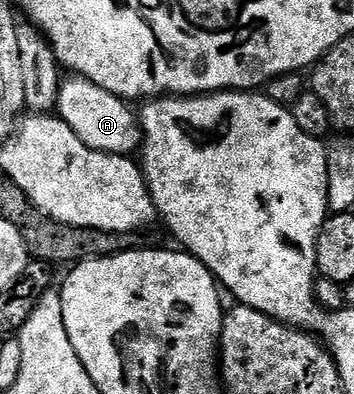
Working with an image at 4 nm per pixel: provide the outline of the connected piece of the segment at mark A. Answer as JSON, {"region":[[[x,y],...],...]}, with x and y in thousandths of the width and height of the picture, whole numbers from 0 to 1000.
{"region":[[[184,198],[158,234],[155,279],[164,299],[198,317],[198,327],[220,338],[220,348],[246,373],[314,393],[370,396],[398,371],[395,307],[387,284],[362,272],[370,269],[353,254],[266,216],[251,201]]]}

